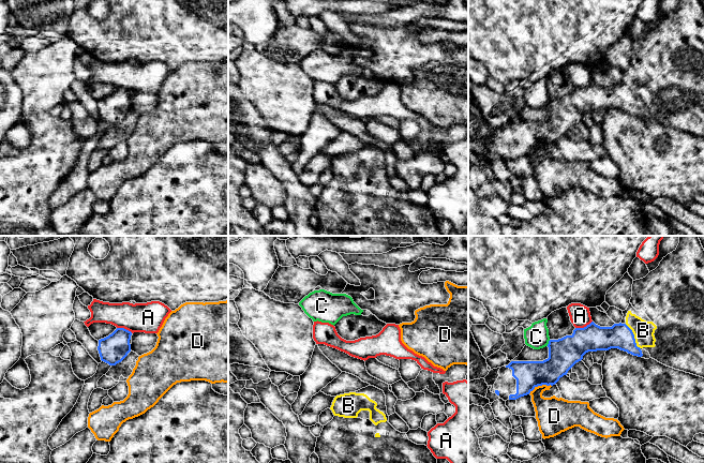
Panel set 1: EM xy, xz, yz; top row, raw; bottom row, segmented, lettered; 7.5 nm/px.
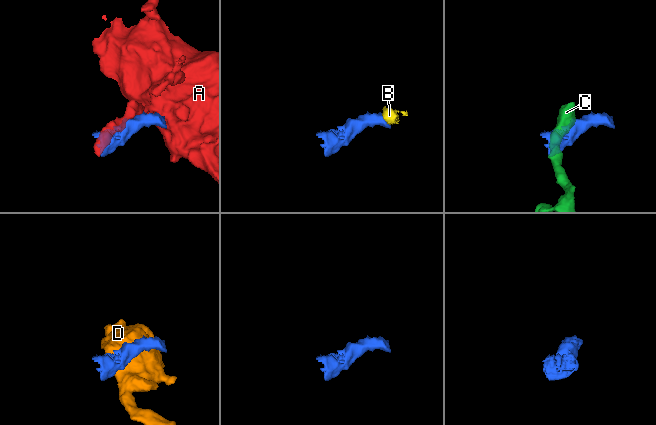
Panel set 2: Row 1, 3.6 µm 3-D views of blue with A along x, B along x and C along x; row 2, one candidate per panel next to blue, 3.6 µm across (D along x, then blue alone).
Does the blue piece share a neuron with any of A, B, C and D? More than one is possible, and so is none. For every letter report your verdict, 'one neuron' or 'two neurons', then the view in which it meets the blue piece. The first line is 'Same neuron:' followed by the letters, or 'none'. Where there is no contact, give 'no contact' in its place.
Same neuron: B
A: two neurons; contact in yz
B: one neuron; contact in yz
C: two neurons; contact in yz
D: two neurons; contact in yz

